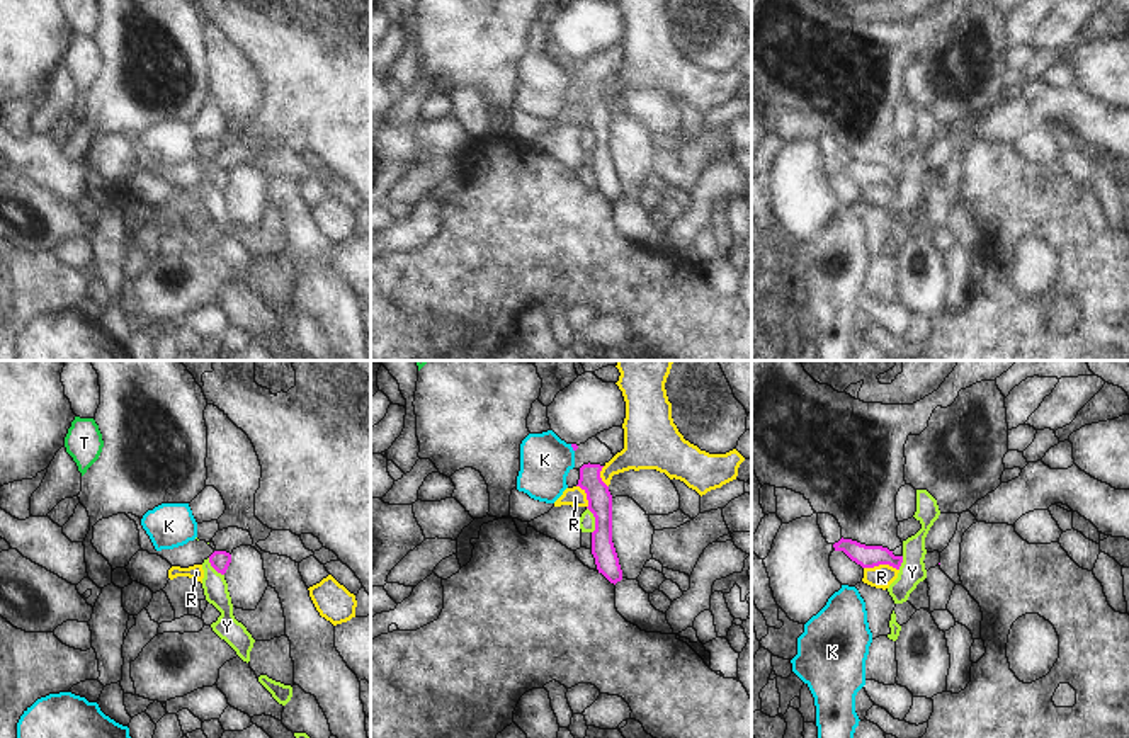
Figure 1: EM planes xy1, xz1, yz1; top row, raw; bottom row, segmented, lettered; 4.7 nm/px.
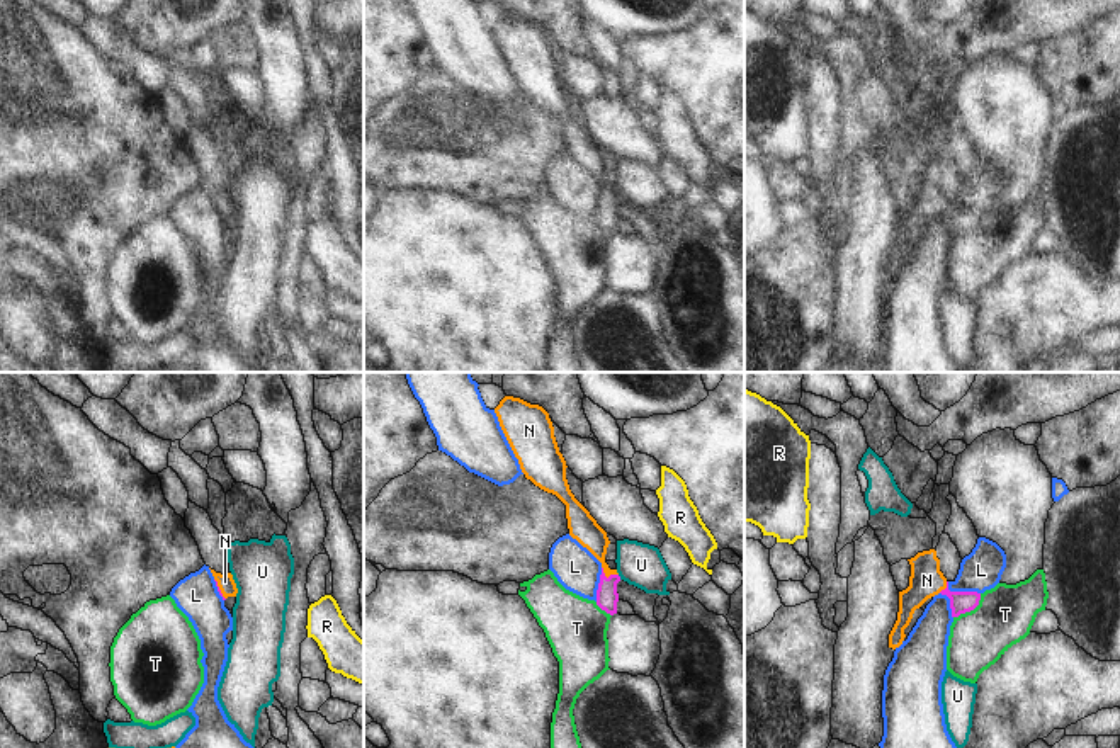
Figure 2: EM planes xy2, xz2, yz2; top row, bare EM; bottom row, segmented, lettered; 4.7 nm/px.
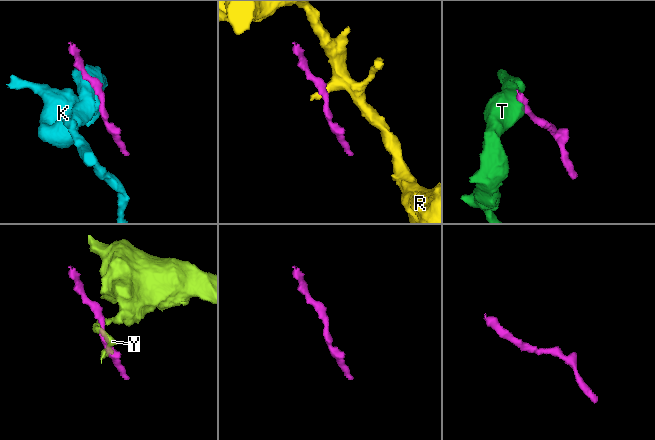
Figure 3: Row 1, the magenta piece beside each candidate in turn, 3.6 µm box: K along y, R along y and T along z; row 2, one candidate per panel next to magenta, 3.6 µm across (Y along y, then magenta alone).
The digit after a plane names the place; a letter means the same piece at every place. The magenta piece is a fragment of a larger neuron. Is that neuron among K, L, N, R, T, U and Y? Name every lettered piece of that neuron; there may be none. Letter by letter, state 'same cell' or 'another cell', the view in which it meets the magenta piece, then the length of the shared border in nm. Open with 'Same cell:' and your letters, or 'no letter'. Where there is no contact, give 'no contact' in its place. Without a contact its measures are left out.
Same cell: N
K: another cell | xz1 | 40 nm
L: another cell | yz2 | 170 nm
N: same cell | xz2 | 90 nm
R: another cell | yz1 | 170 nm
T: another cell | yz2 | 180 nm
U: another cell | xz2 | 30 nm
Y: another cell | xz1 | 130 nm

